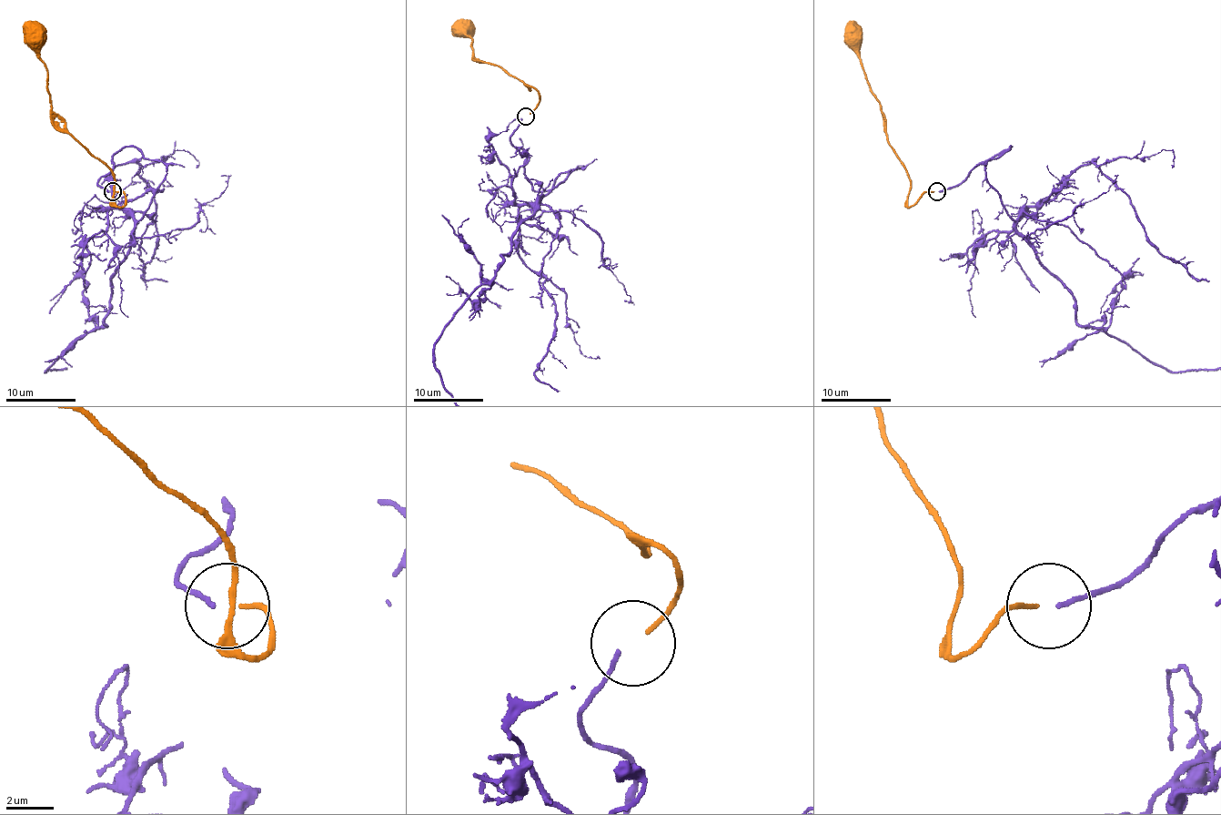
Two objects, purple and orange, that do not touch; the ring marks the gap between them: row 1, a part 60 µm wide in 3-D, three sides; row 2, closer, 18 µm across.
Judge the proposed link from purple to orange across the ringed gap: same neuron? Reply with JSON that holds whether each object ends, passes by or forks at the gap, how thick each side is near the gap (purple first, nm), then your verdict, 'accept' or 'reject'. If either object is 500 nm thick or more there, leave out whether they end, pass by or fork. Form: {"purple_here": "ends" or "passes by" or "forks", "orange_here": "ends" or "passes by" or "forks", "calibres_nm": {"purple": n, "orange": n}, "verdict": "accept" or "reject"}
{"purple_here": "ends", "orange_here": "ends", "calibres_nm": {"purple": 200, "orange": 180}, "verdict": "accept"}

